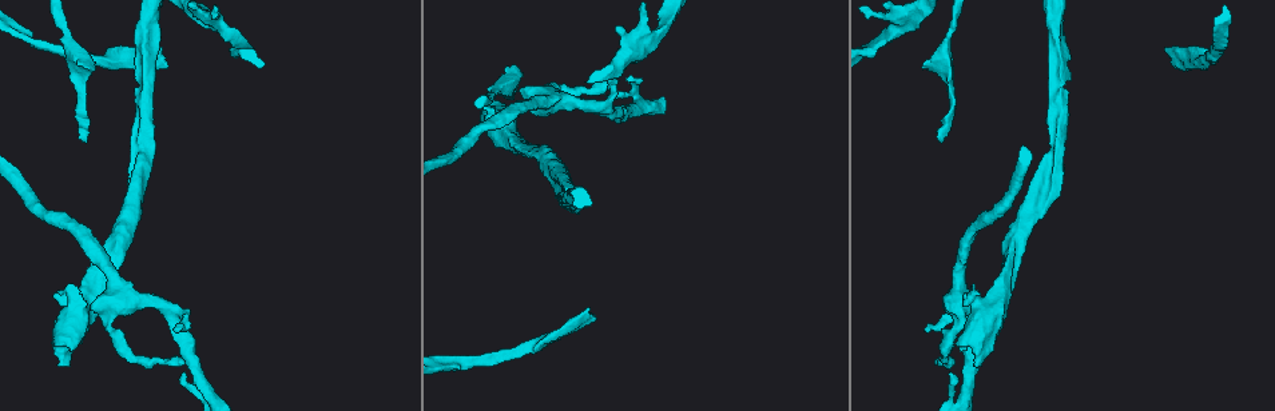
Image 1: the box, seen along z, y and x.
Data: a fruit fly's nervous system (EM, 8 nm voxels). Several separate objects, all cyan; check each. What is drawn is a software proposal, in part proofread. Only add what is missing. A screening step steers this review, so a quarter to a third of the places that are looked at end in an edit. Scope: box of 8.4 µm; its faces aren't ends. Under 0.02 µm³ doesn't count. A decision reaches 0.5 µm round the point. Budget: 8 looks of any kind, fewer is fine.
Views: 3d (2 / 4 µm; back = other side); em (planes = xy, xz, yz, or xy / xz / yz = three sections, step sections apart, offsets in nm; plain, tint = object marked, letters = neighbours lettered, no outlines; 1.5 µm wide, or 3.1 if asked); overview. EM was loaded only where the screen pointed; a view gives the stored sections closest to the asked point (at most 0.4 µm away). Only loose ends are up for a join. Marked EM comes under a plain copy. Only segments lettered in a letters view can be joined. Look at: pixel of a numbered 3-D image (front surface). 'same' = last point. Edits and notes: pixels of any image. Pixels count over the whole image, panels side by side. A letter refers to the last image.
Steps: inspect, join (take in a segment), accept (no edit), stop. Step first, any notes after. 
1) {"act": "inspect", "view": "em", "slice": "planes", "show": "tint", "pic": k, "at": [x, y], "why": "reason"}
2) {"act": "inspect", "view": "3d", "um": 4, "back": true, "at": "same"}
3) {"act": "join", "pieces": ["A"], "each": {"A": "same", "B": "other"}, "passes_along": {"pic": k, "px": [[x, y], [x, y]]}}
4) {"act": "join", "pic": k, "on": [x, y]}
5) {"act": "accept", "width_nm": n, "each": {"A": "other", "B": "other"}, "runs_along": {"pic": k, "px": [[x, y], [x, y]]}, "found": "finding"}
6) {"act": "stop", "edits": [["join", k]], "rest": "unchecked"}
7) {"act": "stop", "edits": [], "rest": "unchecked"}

{"act": "inspect", "view": "3d", "um": 2, "pic": 1, "at": [174, 331], "why": "tapers out"}

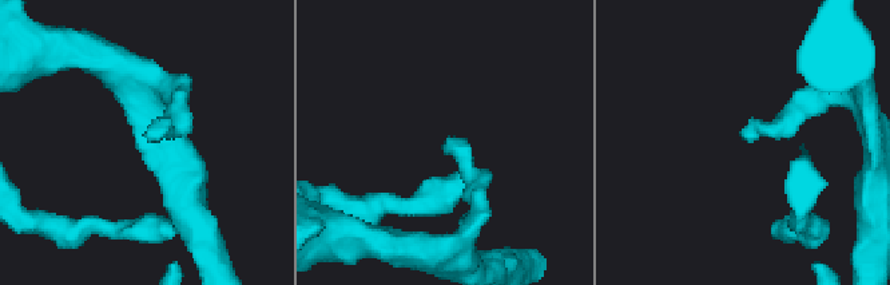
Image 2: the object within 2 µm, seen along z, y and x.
{"act": "inspect", "view": "em", "slice": "planes", "show": "letters", "pic": 2, "at": [444, 152]}

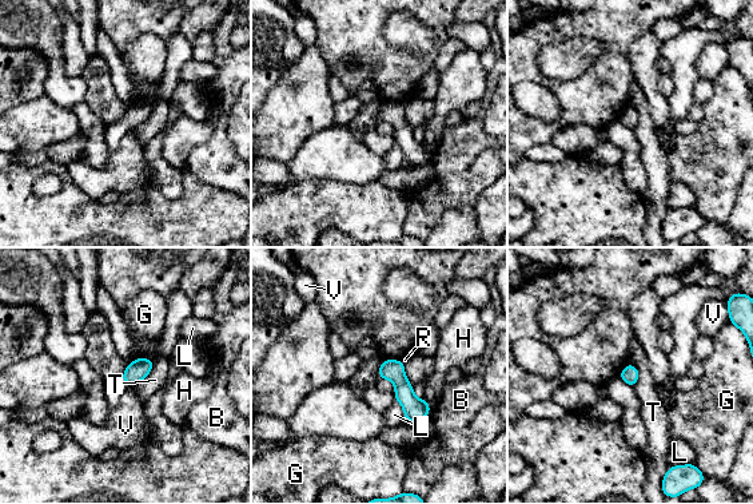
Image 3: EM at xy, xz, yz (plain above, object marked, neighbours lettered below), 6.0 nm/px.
{"act": "accept", "width_nm": 110, "each": {"B": "other", "G": "other", "H": "other", "L": "other", "R": "other", "T": "other", "V": "other"}, "border": {"pic": 3, "px": [[154, 358], [151, 370], [132, 385]]}, "found": "none of them fits"}

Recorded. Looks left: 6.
{"act": "inspect", "view": "3d", "um": 4, "pic": 1, "at": [66, 365]}

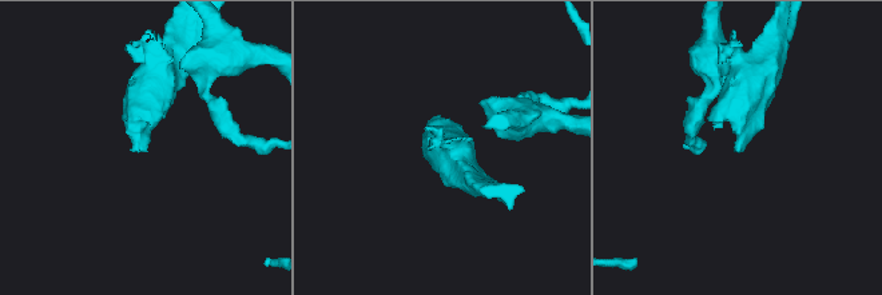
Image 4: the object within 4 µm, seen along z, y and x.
{"act": "inspect", "view": "em", "slice": "xy", "step": 4, "show": "tint", "pic": 4, "at": [736, 149], "why": "shape alone is not enough"}

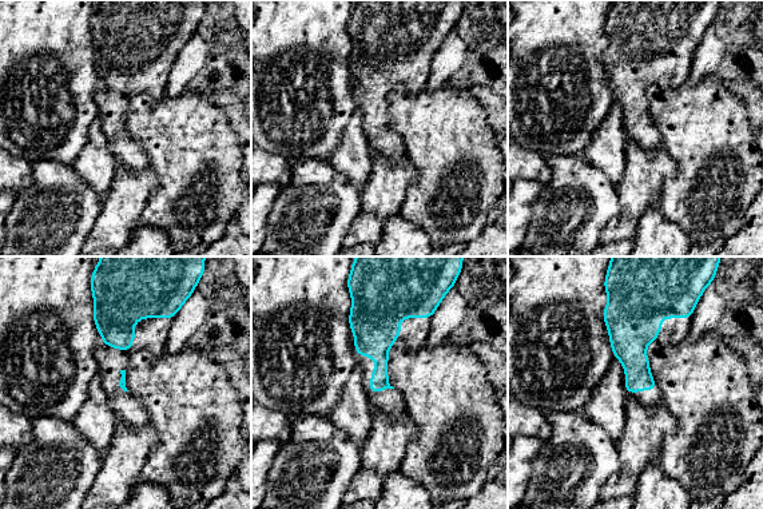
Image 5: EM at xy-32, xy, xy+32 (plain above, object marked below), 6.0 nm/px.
{"act": "inspect", "view": "em", "slice": "planes", "show": "letters", "at": "same", "why": "another direction"}

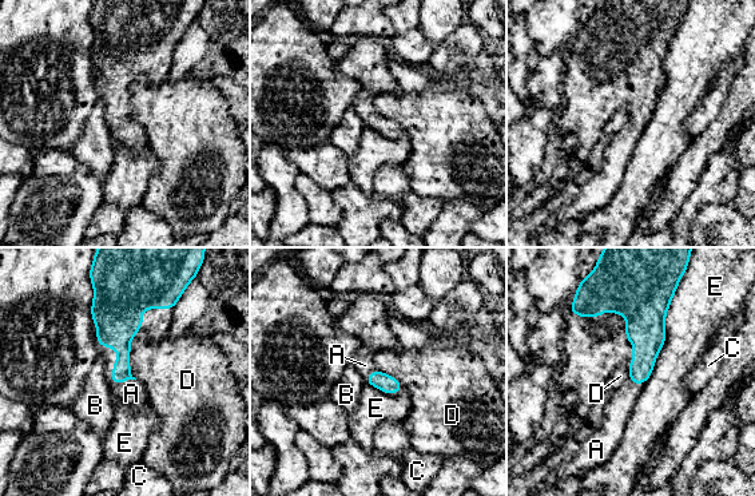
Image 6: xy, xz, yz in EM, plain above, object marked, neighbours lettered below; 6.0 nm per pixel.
{"act": "join", "pieces": ["A"], "each": {"A": "same", "B": "other", "C": "other", "D": "other", "E": "other"}, "found": "the neuron continues"}

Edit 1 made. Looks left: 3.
{"act": "inspect", "view": "em", "slice": "yz", "step": 4, "show": "letters", "pic": 1, "at": [83, 138], "why": "branch stops here"}

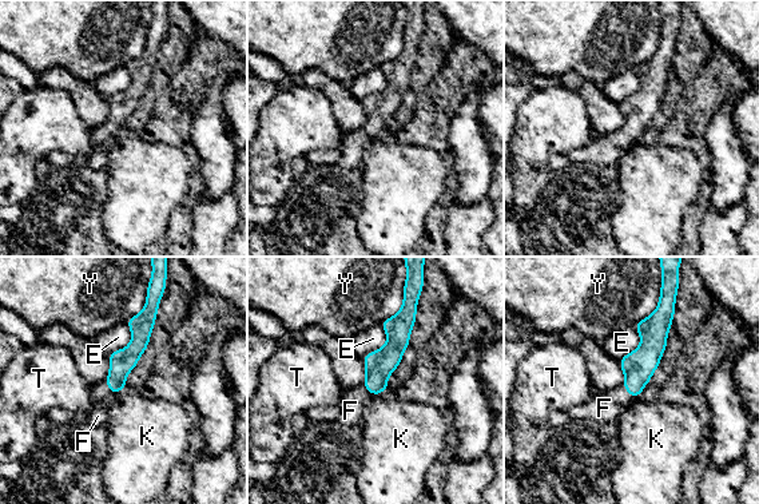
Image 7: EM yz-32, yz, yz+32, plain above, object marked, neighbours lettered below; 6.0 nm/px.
{"act": "inspect", "view": "em", "slice": "planes", "show": "letters", "at": "same"}

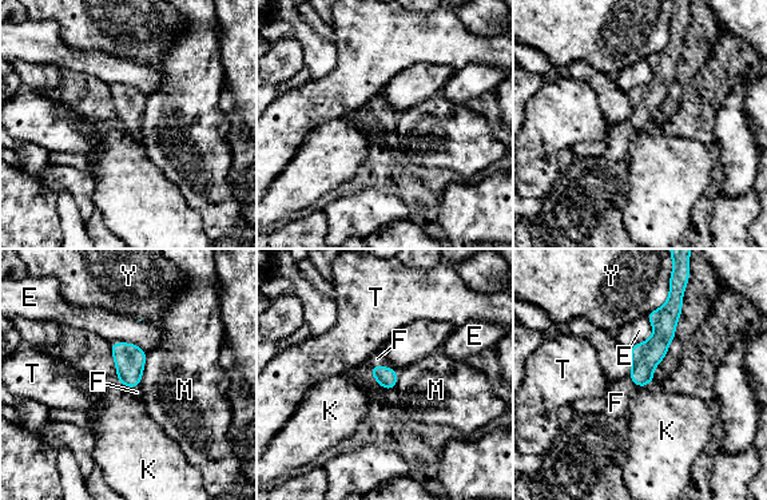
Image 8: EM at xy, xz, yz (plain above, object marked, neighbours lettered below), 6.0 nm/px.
{"act": "join", "pieces": ["F"], "each": {"E": "other", "F": "same", "K": "other", "M": "other", "T": "other", "Y": "other"}, "passes_along": {"pic": 8, "px": [[386, 377], [381, 366], [377, 358]]}, "found": "the neuron continues"}

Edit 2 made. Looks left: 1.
{"act": "stop", "edits": [["join", 6], ["join", 8]], "rest": "unchecked"}

